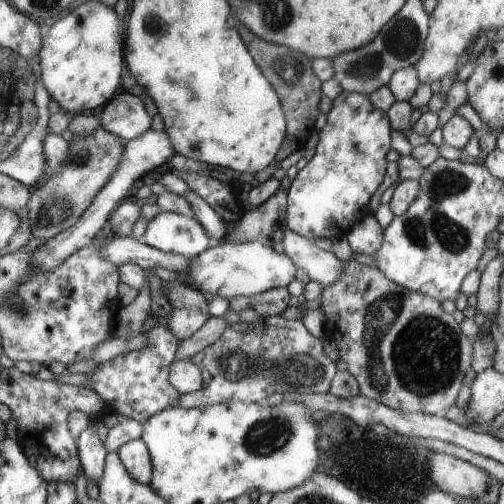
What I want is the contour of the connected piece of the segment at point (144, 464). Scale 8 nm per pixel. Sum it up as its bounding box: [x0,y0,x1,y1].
[115,439,152,486]

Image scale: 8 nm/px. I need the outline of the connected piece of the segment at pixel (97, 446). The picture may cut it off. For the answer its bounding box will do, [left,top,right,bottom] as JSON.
[78,424,108,484]

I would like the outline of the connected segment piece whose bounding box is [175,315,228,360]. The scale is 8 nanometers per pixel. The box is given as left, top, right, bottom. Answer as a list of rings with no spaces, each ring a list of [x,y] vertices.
[[[211,316],[190,338],[179,342],[179,352],[175,360],[190,359],[197,352],[214,344],[226,329],[228,324],[224,316]]]

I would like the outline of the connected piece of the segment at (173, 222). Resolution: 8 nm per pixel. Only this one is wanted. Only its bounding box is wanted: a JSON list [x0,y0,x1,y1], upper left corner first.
[141,212,210,256]

